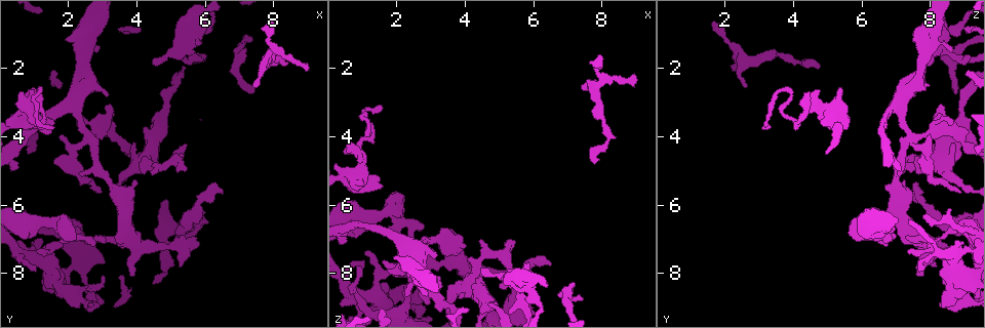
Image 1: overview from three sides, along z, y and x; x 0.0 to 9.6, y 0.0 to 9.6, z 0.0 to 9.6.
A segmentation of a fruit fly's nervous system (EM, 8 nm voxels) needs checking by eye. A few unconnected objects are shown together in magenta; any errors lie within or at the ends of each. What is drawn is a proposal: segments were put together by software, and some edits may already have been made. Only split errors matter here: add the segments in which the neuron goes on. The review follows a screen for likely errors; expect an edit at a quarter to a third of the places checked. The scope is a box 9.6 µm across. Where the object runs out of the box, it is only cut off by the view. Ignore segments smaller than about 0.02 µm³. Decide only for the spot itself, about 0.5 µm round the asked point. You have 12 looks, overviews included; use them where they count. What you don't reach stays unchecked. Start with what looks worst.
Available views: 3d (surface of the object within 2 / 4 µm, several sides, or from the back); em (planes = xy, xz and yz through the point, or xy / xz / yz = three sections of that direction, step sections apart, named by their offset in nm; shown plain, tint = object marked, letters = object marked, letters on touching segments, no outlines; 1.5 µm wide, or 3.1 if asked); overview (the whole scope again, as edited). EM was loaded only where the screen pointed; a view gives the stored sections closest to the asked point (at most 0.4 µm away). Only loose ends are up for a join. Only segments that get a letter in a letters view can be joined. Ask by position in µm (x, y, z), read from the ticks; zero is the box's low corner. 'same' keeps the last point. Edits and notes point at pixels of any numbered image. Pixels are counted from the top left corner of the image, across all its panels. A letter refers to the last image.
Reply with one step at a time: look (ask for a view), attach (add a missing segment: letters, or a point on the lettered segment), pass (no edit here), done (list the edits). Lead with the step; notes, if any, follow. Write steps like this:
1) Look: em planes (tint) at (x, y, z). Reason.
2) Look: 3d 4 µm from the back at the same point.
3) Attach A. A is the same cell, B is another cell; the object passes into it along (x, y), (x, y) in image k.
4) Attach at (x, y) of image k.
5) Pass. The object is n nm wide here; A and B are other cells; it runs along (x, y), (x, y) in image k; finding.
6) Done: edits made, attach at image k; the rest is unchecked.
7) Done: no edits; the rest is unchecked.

Look: em planes (tint) at (6.50, 5.60, 7.80). Free end.

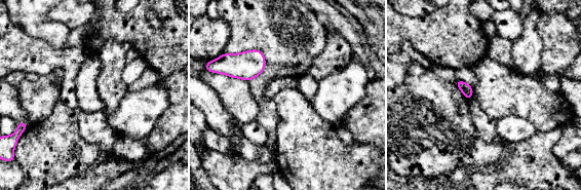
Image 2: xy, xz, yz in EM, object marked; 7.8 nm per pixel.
Look: em planes (letters) at the same point.

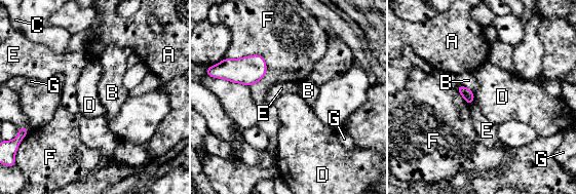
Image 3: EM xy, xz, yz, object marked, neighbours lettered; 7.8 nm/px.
Pass. A, B, C, D, E, F and G are other cells; a border runs along (460, 83), (473, 92) in image 3; no lettered segment goes on from it.

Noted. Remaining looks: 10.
Look: em planes (letters) at (7.80, 2.00, 4.80). Free end.

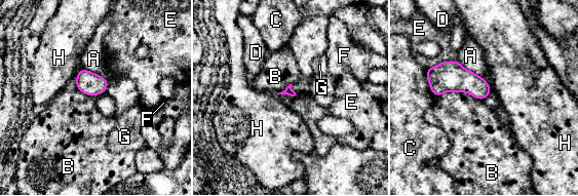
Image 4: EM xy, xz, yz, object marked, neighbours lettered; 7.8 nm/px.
Pass. A, B, C, D, E, F, G and H are other cells; a border runs along (457, 60), (441, 62), (426, 70) in image 4; no lettered segment goes on from it.

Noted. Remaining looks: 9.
Look: em yz step 4 (letters) at (8.90, 2.10, 2.25). An open end.

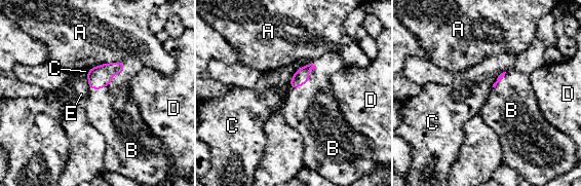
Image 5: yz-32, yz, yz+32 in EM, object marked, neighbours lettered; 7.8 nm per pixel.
Attach B. The longest contact is with B, 360 nm; B is the same cell, A, C, D and E are other cells; the object passes into it along (100, 76), (111, 79), (110, 110) in image 5; it goes on there.

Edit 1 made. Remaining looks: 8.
Look: overview.

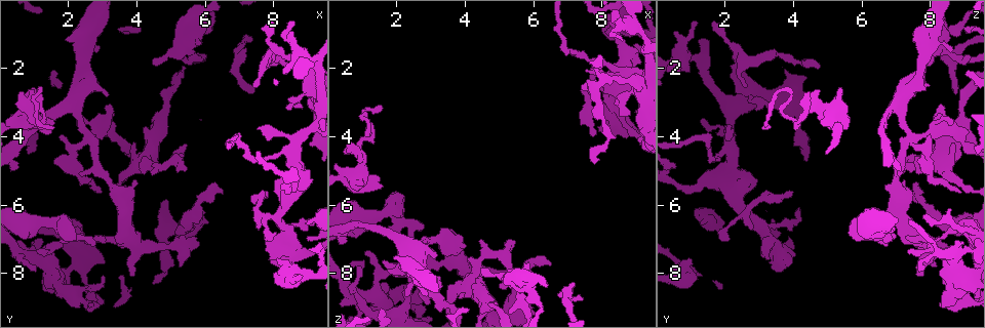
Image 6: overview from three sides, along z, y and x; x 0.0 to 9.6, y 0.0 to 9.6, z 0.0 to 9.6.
Look: em planes (letters) at (7.95, 0.70, 1.60). Branch stops here.

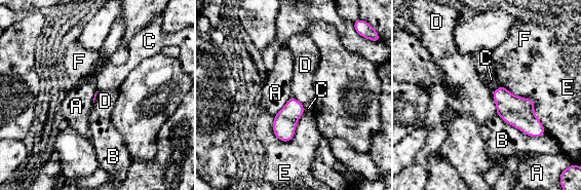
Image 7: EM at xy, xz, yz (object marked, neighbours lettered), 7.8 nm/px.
Pass. A, B, C, D, E and F are other cells; a border runs along (492, 90), (497, 115) in image 7; none of them fits.

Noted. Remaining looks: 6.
Look: 3d 2 µm at (1.90, 1.20, 7.60). Free end.

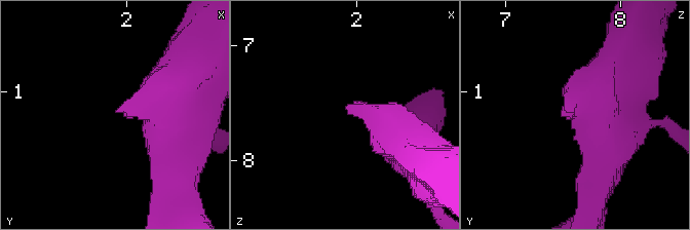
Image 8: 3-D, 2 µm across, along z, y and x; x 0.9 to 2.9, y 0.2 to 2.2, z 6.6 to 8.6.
Look: em xz step 8 (letters) at (1.94, 1.16, 7.62).

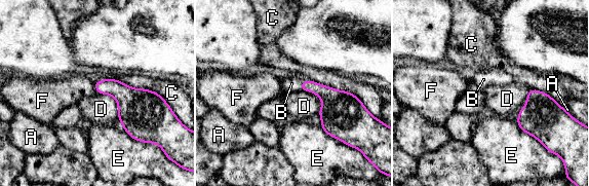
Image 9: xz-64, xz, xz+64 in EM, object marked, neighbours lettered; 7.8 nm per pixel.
Look: em planes (letters) at the same point. Another direction.

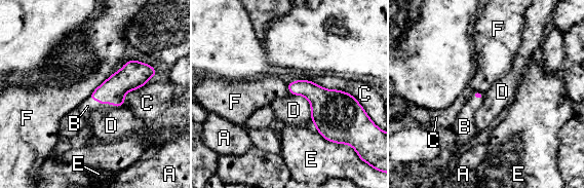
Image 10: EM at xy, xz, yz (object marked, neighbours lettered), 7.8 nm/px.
Attach B. B is the same cell, A, C, D, E and F are other cells; the object passes into it along (112, 90), (101, 103), (87, 106) in image 10; it goes on there.

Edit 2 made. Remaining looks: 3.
Done: edits made, attach at image 5, attach at image 10; the rest is unchecked.

